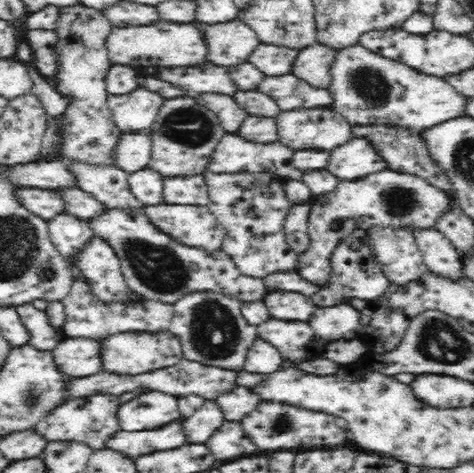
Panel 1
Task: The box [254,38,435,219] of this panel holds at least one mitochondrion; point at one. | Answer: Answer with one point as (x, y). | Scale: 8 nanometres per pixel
(372, 87)

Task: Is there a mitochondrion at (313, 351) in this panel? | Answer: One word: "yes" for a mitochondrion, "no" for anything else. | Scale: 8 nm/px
no

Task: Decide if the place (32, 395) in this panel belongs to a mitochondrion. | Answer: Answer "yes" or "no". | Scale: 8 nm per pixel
yes

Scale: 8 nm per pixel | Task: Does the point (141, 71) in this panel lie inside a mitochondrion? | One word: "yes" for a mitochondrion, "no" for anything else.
no

